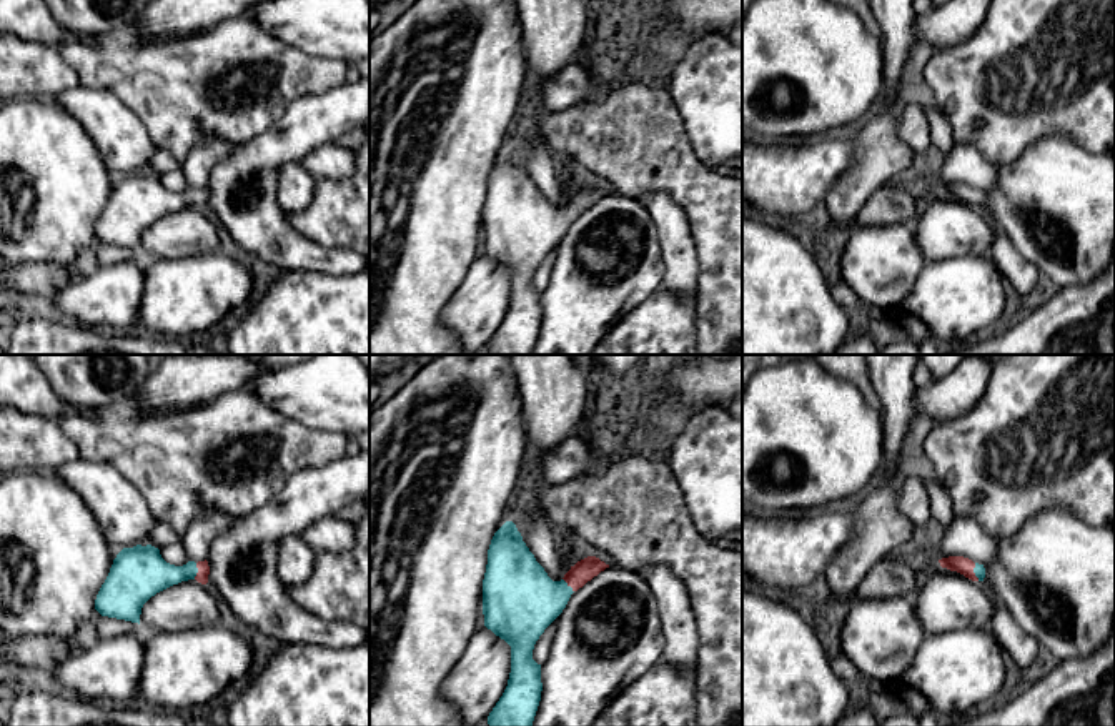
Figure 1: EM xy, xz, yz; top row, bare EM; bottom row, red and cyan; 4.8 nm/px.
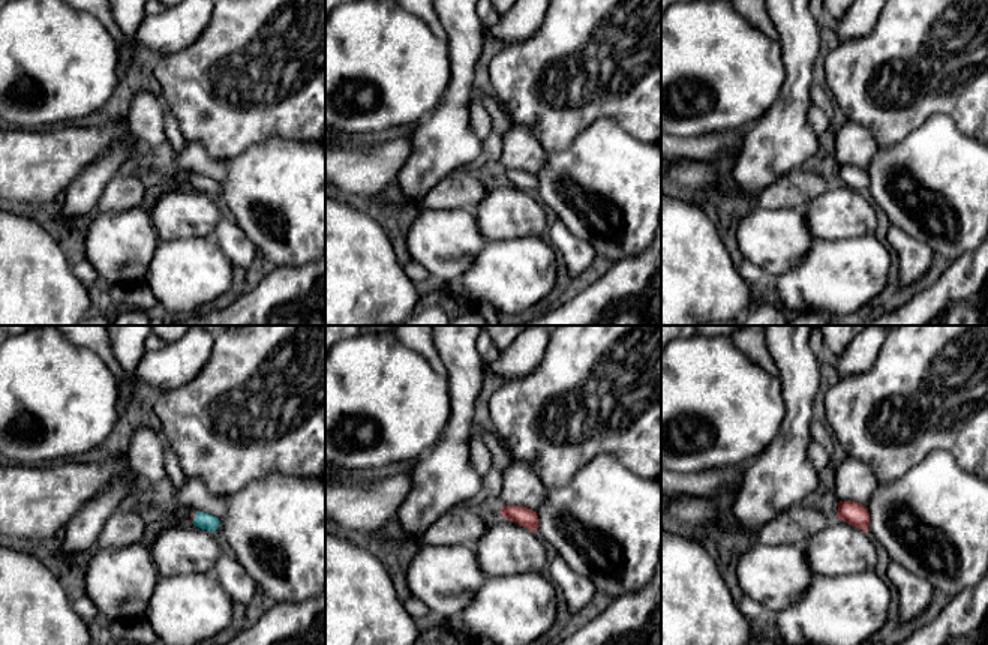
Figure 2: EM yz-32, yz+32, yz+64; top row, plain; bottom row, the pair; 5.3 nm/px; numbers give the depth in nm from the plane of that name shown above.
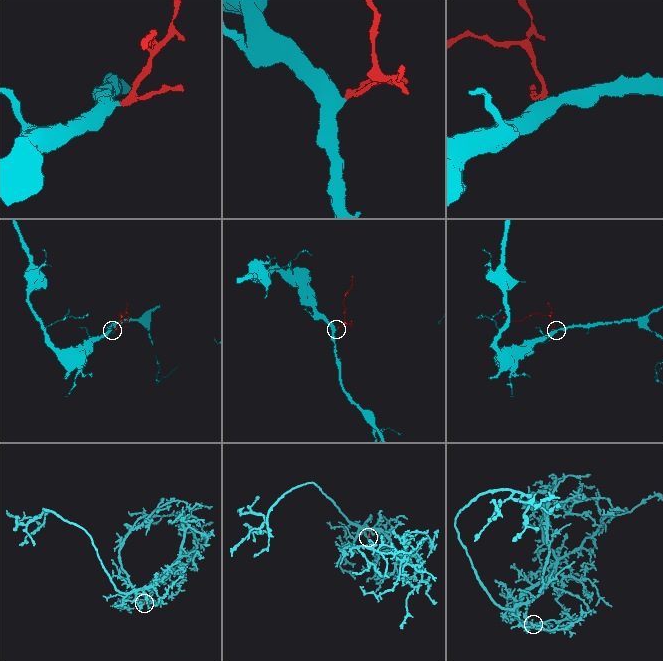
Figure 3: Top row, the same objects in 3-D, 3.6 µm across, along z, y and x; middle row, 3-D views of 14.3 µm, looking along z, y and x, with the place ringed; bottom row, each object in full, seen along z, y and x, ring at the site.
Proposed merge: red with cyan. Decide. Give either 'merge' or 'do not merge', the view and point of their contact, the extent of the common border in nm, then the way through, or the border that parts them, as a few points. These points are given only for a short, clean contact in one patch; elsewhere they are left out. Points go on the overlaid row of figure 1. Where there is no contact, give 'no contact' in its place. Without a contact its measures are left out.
merge | xy (198, 571) | 80 nm | across xy (203, 570), (198, 571), (147, 573)

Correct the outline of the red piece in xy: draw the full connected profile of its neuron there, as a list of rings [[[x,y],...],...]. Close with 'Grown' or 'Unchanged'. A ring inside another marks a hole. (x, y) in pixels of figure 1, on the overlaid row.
[[[151,544],[123,548],[97,594],[95,609],[102,616],[140,624],[141,608],[151,596],[188,579],[206,584],[208,574],[206,559],[175,566],[166,563],[160,549]]]. Grown

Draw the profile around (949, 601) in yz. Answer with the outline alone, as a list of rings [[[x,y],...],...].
[[[932,566],[927,583],[914,593],[915,614],[927,634],[990,626],[995,599],[982,581]]]

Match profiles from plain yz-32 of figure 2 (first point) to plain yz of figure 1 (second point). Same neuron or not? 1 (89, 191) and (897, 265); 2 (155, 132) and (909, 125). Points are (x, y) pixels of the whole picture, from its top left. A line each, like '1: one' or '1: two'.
1: two
2: one

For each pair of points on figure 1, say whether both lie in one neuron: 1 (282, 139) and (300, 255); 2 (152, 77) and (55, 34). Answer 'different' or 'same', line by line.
1: same
2: different

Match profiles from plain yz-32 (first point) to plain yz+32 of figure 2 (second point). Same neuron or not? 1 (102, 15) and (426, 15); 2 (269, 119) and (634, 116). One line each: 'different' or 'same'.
1: same
2: same

